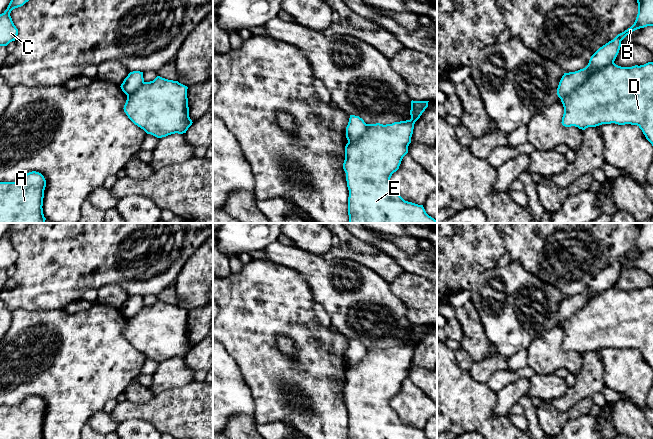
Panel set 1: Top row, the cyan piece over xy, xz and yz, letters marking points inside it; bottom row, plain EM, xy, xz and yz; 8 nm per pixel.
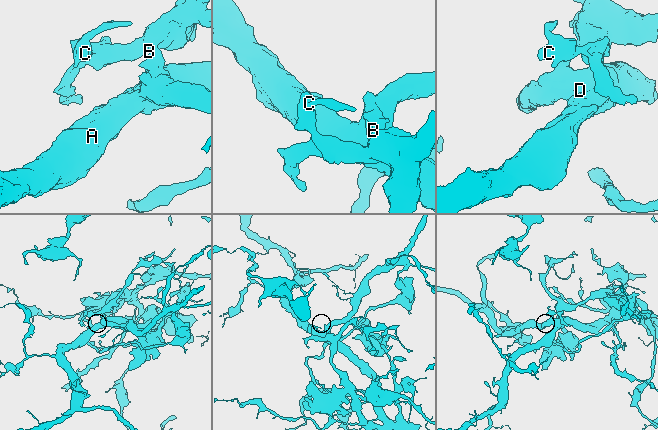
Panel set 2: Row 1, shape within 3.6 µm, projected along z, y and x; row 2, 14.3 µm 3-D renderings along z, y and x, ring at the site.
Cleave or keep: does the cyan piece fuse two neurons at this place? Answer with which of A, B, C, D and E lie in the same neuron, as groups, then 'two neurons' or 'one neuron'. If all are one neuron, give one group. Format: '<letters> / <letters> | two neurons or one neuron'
A D E / B C | two neurons

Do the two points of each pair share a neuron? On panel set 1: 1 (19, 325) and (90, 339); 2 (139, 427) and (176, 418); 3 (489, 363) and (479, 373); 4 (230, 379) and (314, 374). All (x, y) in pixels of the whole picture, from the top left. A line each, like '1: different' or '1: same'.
1: same
2: different
3: same
4: different

